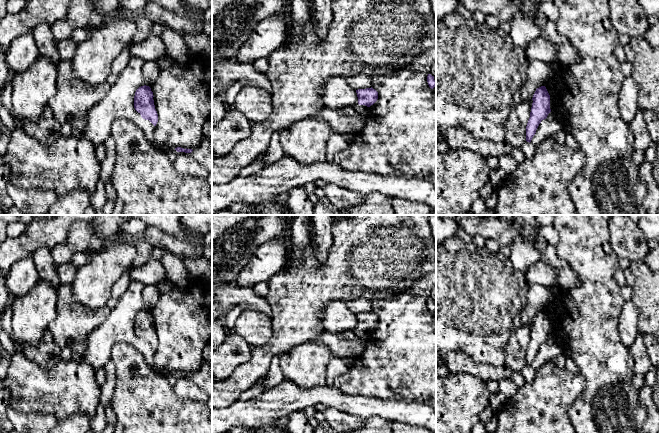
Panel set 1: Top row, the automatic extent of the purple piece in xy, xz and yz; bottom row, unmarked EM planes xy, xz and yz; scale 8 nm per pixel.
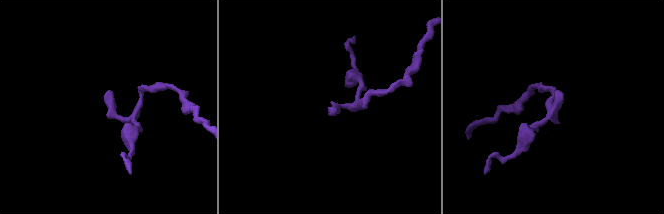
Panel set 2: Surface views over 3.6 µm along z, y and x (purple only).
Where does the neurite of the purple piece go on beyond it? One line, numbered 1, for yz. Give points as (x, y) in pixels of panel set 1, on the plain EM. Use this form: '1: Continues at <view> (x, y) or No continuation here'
1: No continuation here

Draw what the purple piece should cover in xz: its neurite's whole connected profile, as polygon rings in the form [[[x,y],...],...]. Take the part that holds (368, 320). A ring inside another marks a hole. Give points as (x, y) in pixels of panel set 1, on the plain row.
[[[371,312],[356,314],[358,327],[353,331],[358,337],[368,338],[369,331],[378,323],[378,316]]]

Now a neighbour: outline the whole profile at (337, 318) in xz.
[[[342,300],[329,302],[321,318],[324,332],[340,334],[358,327],[356,314]]]

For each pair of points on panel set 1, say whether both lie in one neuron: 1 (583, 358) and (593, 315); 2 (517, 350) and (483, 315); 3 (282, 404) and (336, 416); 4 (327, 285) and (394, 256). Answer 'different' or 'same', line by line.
1: same
2: different
3: different
4: same

